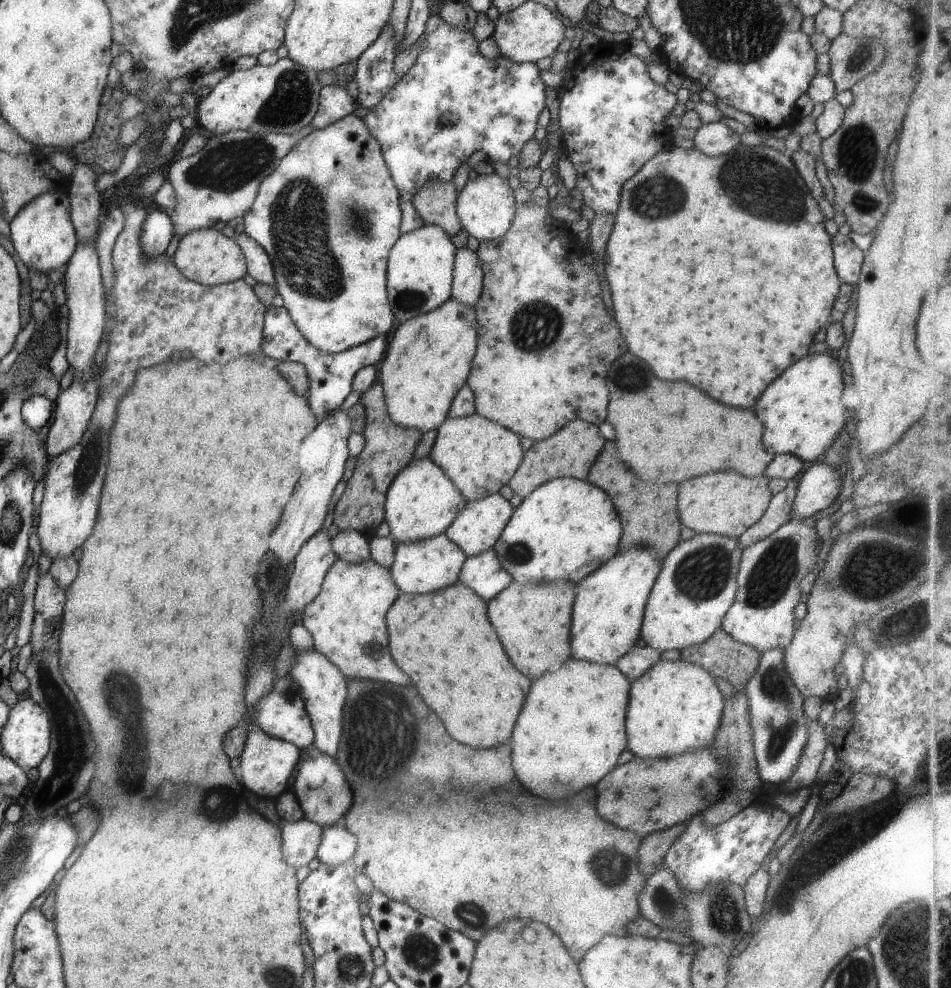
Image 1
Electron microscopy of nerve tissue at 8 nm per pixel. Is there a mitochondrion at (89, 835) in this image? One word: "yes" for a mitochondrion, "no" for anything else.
no

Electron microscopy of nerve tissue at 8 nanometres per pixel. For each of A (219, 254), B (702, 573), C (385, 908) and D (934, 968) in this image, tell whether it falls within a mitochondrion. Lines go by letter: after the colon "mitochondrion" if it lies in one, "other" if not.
A: other
B: mitochondrion
C: other
D: mitochondrion

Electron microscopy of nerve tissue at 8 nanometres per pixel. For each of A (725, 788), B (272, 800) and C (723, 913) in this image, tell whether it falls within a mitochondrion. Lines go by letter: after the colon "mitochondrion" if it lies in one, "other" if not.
A: other
B: other
C: mitochondrion

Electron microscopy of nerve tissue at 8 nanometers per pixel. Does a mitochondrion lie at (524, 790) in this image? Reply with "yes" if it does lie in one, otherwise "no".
no

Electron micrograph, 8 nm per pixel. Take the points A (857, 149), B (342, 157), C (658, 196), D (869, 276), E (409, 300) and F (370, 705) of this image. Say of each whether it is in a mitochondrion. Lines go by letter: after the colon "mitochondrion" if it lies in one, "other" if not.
A: mitochondrion
B: other
C: mitochondrion
D: other
E: mitochondrion
F: mitochondrion

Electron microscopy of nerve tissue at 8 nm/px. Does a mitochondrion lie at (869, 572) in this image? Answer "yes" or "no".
yes

